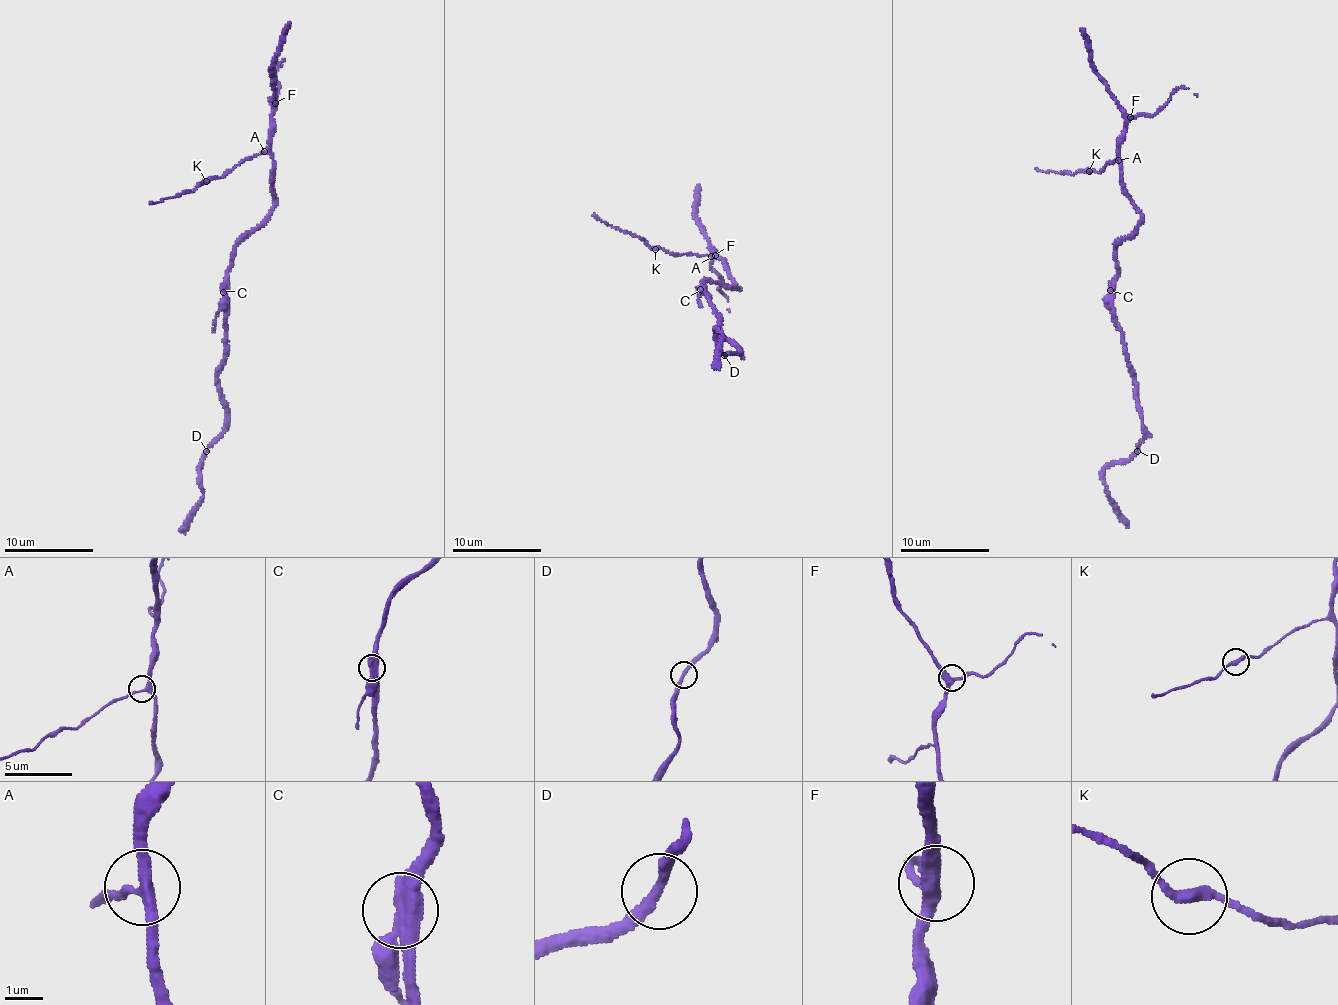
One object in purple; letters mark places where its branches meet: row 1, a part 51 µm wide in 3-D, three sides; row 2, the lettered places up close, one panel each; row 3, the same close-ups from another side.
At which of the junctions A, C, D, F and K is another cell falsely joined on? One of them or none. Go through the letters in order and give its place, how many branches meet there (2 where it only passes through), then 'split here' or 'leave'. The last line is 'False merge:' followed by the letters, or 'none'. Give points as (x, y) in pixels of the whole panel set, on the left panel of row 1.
A: (264, 151) | 3 | leave
C: (223, 292) | 2 | split here
D: (206, 451) | 2 | leave
F: (275, 103) | 3 | leave
K: (206, 181) | 2 | leave
False merge: C

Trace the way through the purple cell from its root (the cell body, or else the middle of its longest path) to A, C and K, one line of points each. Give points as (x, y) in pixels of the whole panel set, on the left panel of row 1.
A: (226, 276), (233, 249), (258, 228), (273, 205), (272, 157), (264, 151)
C: (226, 276), (223, 292)
K: (226, 276), (233, 249), (258, 228), (273, 205), (272, 157), (254, 154), (221, 177), (206, 181)

